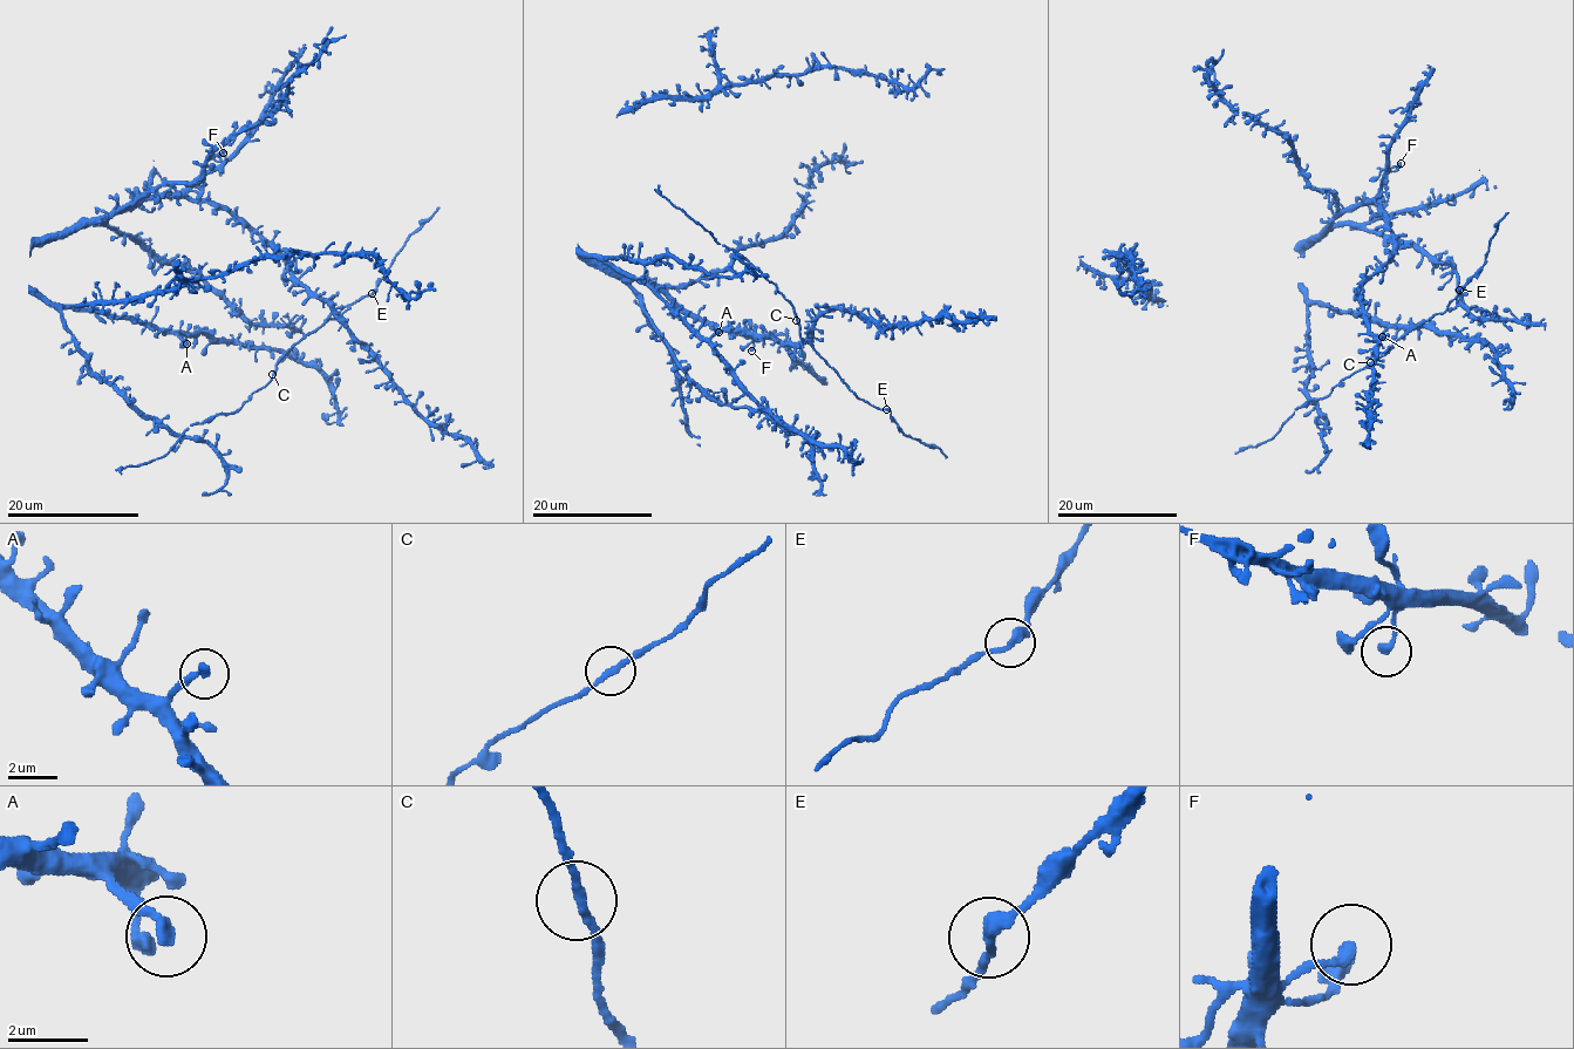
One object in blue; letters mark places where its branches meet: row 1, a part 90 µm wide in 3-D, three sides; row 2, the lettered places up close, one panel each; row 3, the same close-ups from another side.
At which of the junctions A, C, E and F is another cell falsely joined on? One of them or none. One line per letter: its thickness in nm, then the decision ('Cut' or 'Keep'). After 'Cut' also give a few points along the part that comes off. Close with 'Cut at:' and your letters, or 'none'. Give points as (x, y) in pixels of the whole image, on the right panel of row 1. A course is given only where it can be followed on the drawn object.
A: Thickness 400 nm. Keep
C: Thickness 220 nm. Keep
E: Thickness 280 nm. Keep
F: Thickness 320 nm. Keep
Cut at: none

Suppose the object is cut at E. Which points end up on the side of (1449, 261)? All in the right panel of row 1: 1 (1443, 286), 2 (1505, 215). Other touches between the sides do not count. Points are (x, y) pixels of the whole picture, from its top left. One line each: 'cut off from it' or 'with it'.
1: with it
2: cut off from it

